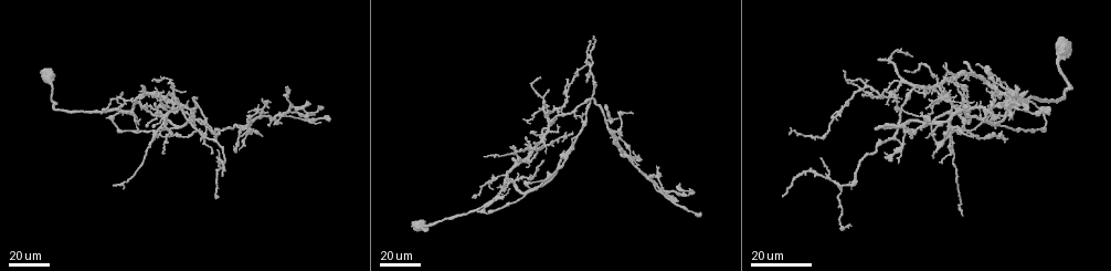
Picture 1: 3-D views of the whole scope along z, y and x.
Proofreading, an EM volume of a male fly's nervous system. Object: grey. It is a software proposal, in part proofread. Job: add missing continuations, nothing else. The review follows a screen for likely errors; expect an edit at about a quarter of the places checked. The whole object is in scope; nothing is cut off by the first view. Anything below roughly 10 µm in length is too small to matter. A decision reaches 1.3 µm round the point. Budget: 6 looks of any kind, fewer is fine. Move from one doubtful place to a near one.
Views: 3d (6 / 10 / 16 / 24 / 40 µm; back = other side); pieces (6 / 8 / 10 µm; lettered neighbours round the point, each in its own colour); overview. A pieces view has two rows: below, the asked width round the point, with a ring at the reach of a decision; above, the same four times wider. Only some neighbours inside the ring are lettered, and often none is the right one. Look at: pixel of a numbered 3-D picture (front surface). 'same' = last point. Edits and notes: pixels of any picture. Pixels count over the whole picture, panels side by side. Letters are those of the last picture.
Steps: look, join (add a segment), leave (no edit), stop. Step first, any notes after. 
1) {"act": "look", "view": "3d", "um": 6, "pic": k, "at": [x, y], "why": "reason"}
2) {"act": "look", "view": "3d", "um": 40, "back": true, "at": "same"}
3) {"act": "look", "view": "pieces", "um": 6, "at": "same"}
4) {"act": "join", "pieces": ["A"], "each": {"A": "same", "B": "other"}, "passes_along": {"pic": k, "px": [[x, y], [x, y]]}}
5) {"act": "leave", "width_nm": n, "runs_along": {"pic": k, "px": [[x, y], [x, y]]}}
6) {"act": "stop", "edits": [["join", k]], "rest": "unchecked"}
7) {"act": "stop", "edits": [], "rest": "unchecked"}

{"act": "look", "view": "3d", "um": 40, "pic": 1, "at": [200, 125], "why": "branch stops here"}

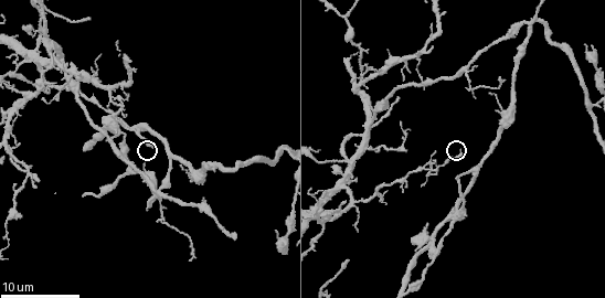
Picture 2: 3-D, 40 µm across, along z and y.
{"act": "look", "view": "pieces", "um": 8, "pic": 2, "at": [150, 144], "why": "see the neighbours"}

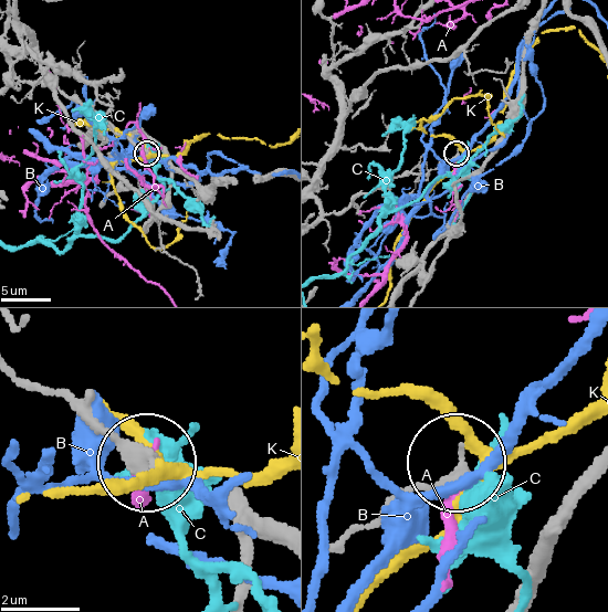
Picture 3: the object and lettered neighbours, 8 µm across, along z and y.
{"act": "leave", "width_nm": 300, "each": {"A": "other", "B": "other", "C": "other", "K": "other"}, "runs_along": {"pic": 3, "px": [[359, 527], [456, 468]]}, "found": "no lettered segment goes on from it"}

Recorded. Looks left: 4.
{"act": "look", "view": "pieces", "um": 8, "pic": 2, "at": [345, 259], "why": "free end"}

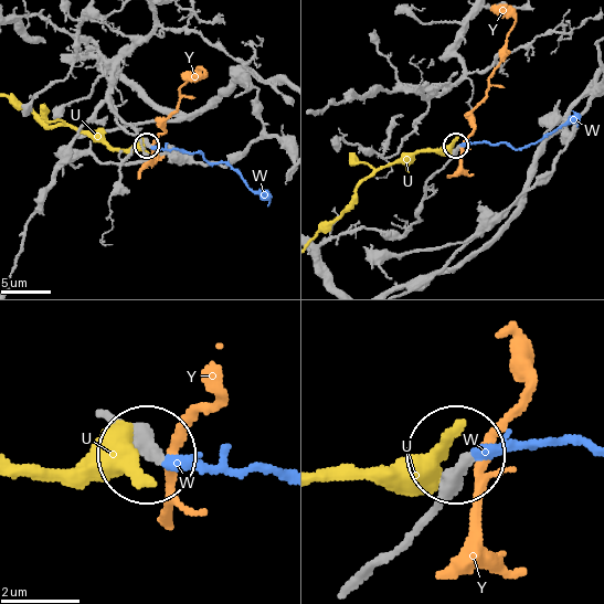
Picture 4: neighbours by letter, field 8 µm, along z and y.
{"act": "join", "pieces": ["W"], "each": {"U": "other", "W": "same", "Y": "other"}, "passes_along": {"pic": 4, "px": [[382, 562], [475, 461], [518, 447], [586, 447]]}, "found": "the neuron continues"}

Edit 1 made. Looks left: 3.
{"act": "look", "view": "overview"}

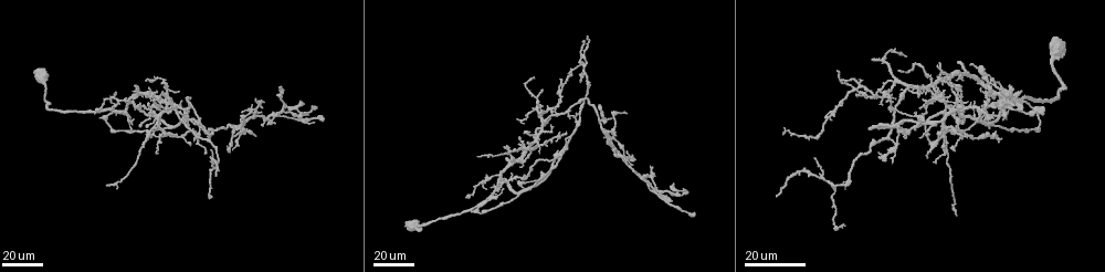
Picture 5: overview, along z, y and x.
{"act": "look", "view": "3d", "um": 24, "pic": 5, "at": [178, 92], "why": "end of a long branch"}

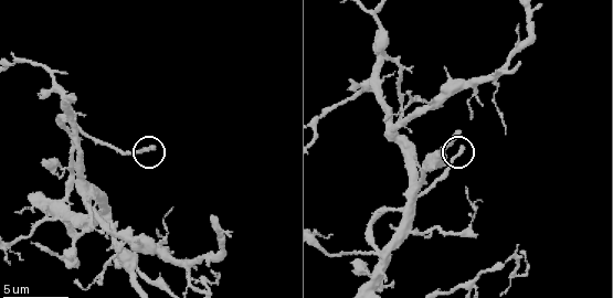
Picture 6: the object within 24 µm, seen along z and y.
{"act": "look", "view": "pieces", "um": 6, "pic": 6, "at": [461, 145]}

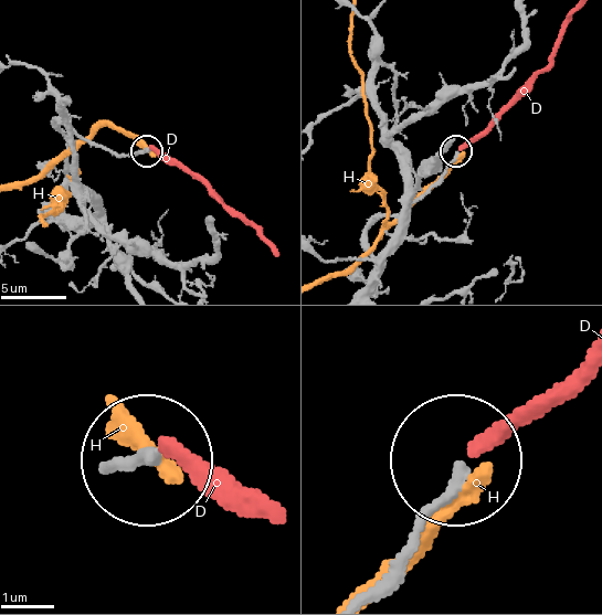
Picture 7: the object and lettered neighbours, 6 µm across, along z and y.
{"act": "leave", "width_nm": 230, "each": {"D": "other", "H": "other"}, "runs_along": {"pic": 7, "px": [[360, 591], [440, 499], [453, 464]]}, "found": "no lettered segment goes on from it"}

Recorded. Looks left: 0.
{"act": "stop", "edits": [["join", 4]], "rest": "unchecked"}

